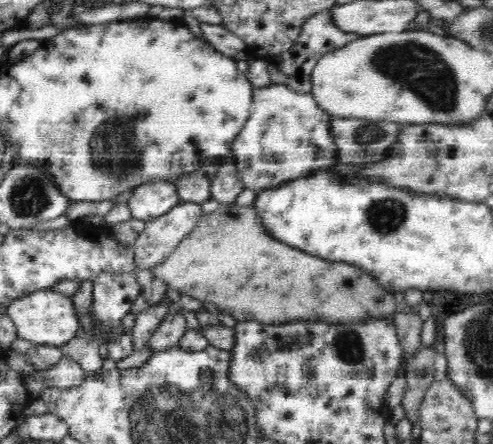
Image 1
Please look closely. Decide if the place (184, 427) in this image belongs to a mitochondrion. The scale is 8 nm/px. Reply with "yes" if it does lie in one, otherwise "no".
yes

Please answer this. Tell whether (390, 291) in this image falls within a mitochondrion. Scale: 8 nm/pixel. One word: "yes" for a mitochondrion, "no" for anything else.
no

